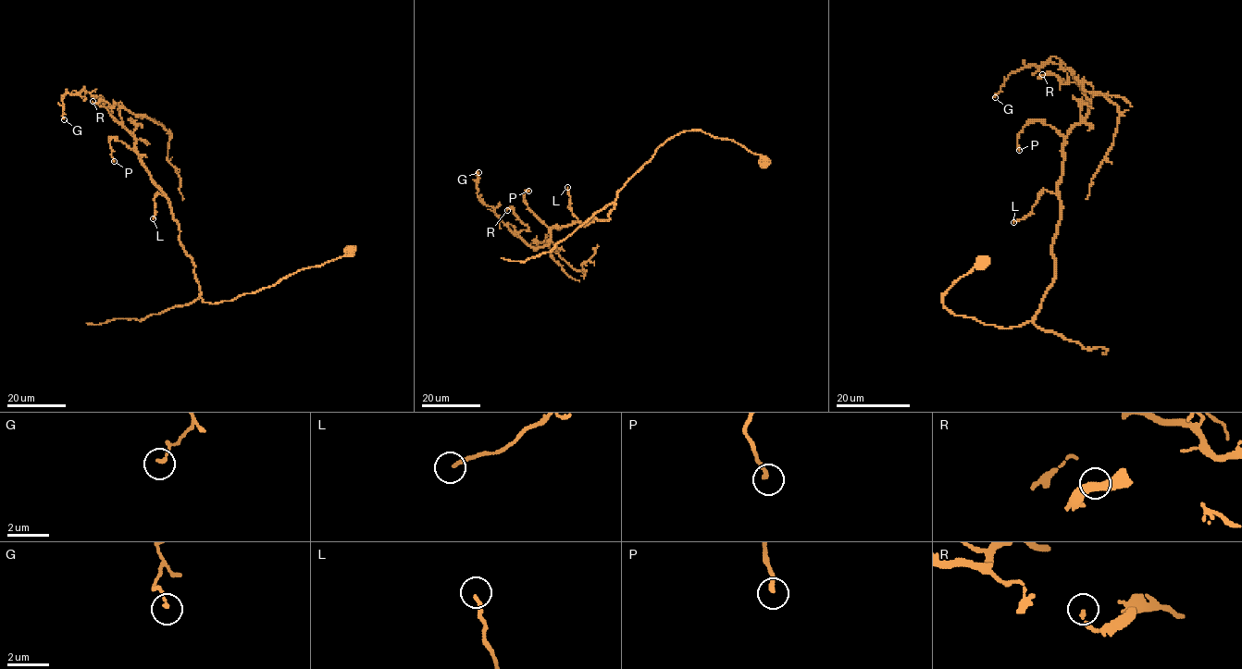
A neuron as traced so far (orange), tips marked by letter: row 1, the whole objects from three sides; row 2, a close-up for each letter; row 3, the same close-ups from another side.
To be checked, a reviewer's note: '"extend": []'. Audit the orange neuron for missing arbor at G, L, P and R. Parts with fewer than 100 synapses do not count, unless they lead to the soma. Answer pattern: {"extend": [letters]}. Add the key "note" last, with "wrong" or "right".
{"extend": [], "note": "right"}

